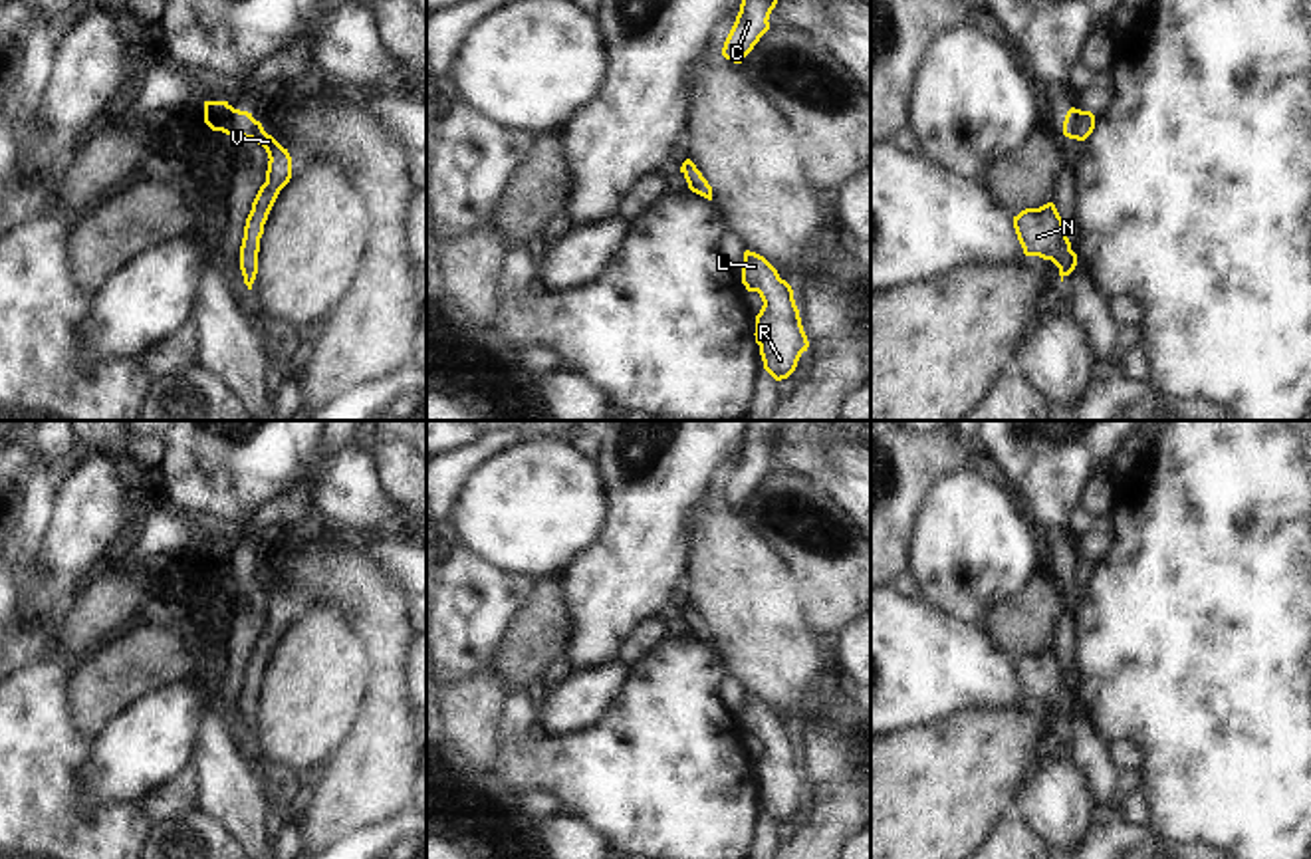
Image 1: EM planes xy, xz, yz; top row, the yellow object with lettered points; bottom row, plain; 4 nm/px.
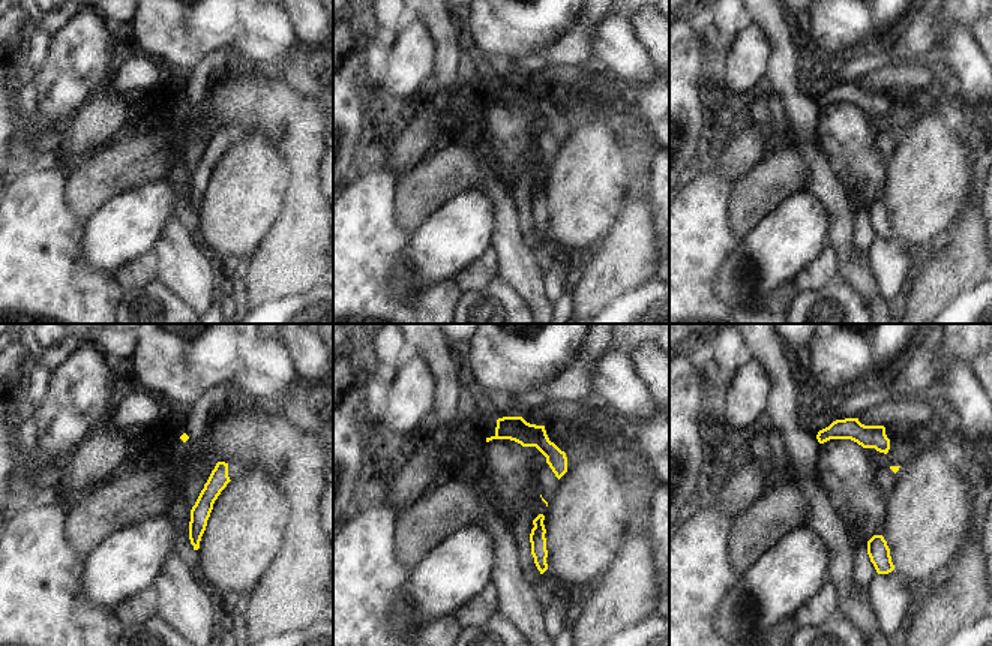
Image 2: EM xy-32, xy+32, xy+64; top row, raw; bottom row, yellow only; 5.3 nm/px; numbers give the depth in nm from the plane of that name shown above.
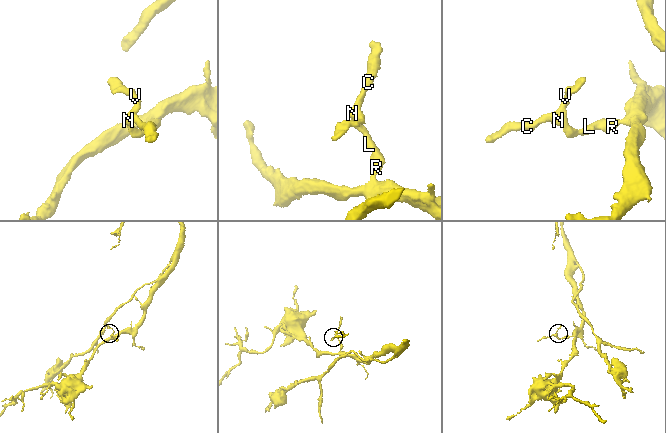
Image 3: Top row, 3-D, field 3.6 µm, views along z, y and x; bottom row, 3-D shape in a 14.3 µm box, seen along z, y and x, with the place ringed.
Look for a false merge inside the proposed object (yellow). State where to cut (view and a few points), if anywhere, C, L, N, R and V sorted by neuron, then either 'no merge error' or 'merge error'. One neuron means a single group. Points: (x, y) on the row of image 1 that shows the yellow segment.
no cut | C L N R V | no merge error

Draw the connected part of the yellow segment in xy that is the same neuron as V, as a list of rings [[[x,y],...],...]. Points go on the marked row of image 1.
[[[204,101],[204,123],[212,131],[222,131],[226,135],[252,139],[262,145],[268,153],[266,183],[260,186],[252,210],[246,218],[244,238],[240,246],[240,270],[244,284],[252,290],[258,274],[258,252],[260,238],[264,234],[264,224],[268,214],[280,194],[280,190],[292,179],[292,157],[272,135],[268,135],[260,121],[248,111],[234,109],[228,101]]]

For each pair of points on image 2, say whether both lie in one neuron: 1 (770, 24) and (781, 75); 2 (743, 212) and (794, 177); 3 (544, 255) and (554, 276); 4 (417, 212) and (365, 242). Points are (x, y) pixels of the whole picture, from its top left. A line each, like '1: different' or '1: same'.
1: same
2: same
3: same
4: different

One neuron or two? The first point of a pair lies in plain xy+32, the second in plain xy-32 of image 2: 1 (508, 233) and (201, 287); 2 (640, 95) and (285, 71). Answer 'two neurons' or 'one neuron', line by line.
1: one neuron
2: one neuron

